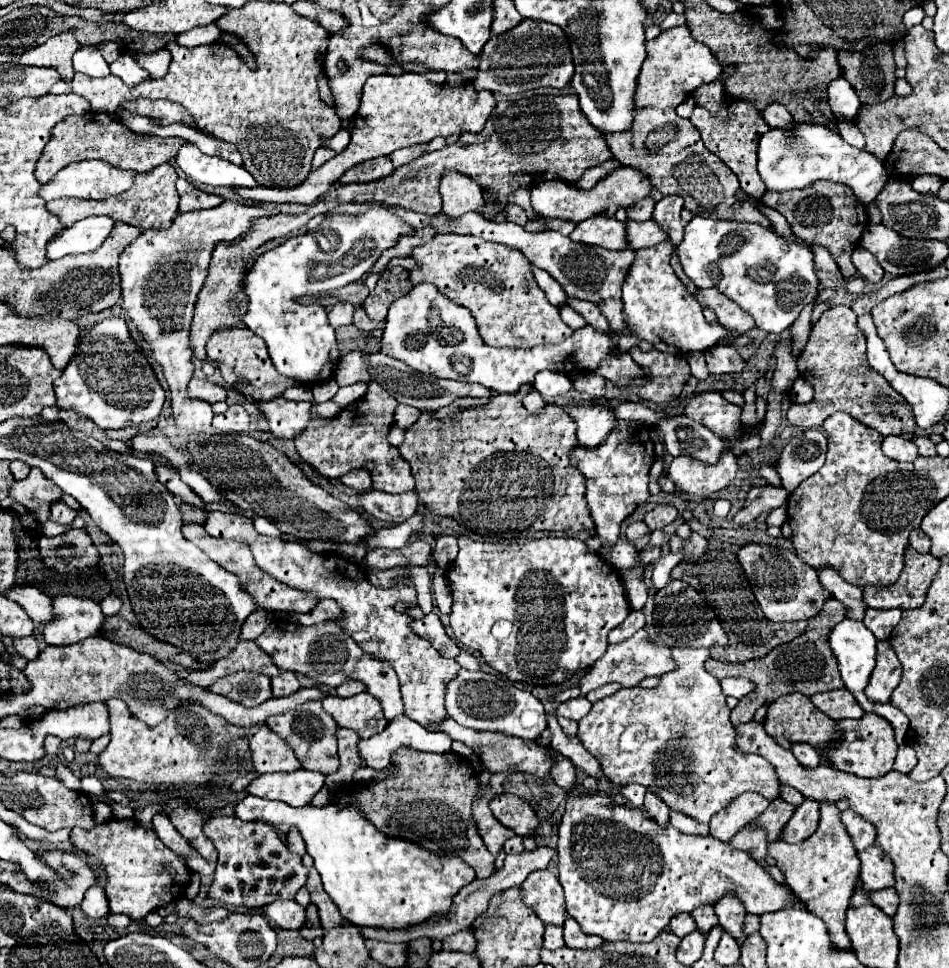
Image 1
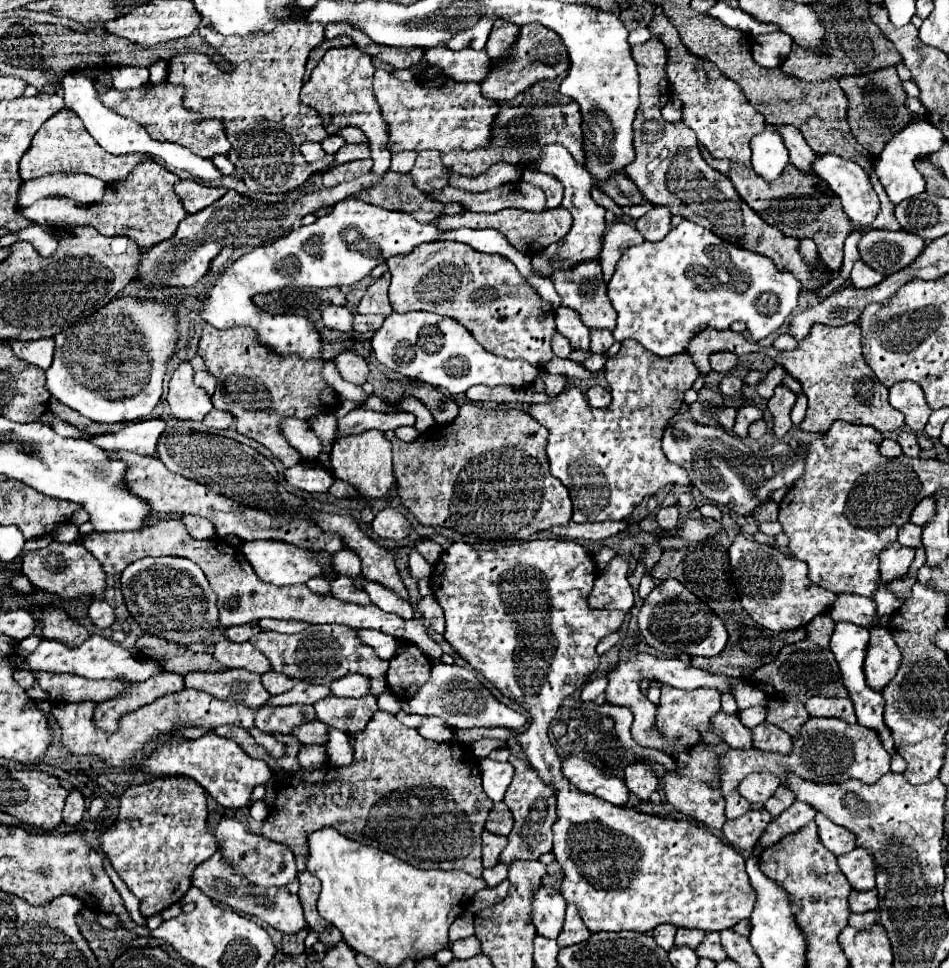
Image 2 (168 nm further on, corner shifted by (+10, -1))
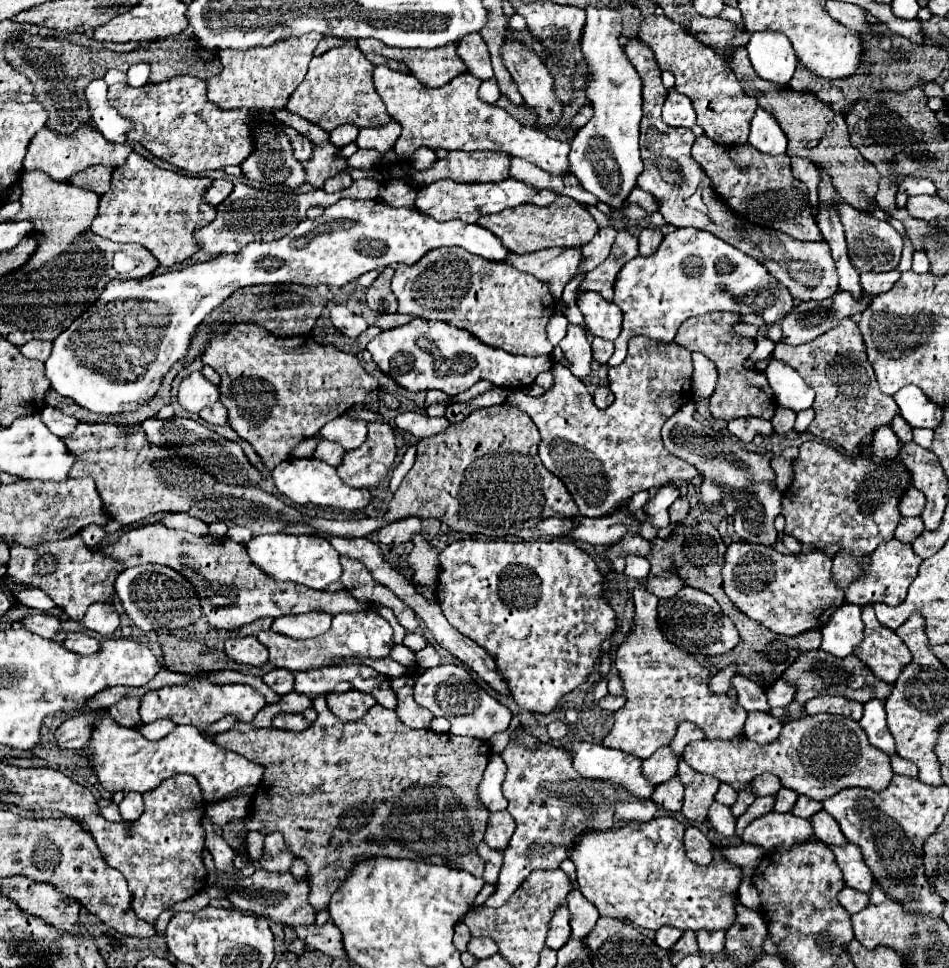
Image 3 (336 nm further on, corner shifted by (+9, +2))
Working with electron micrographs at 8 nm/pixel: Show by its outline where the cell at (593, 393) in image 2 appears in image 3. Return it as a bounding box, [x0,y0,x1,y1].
[593,386,613,408]

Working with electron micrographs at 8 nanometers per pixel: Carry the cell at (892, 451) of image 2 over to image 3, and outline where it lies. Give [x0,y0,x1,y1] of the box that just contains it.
[873,426,901,460]

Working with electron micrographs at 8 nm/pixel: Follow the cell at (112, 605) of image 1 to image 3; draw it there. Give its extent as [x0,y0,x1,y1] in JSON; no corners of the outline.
[81,602,119,636]

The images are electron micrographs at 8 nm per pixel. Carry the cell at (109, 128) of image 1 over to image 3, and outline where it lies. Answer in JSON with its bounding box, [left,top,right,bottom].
[23,126,133,182]

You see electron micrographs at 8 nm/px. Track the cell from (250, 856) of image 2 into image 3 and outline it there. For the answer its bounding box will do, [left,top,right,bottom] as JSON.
[259,834,293,874]

